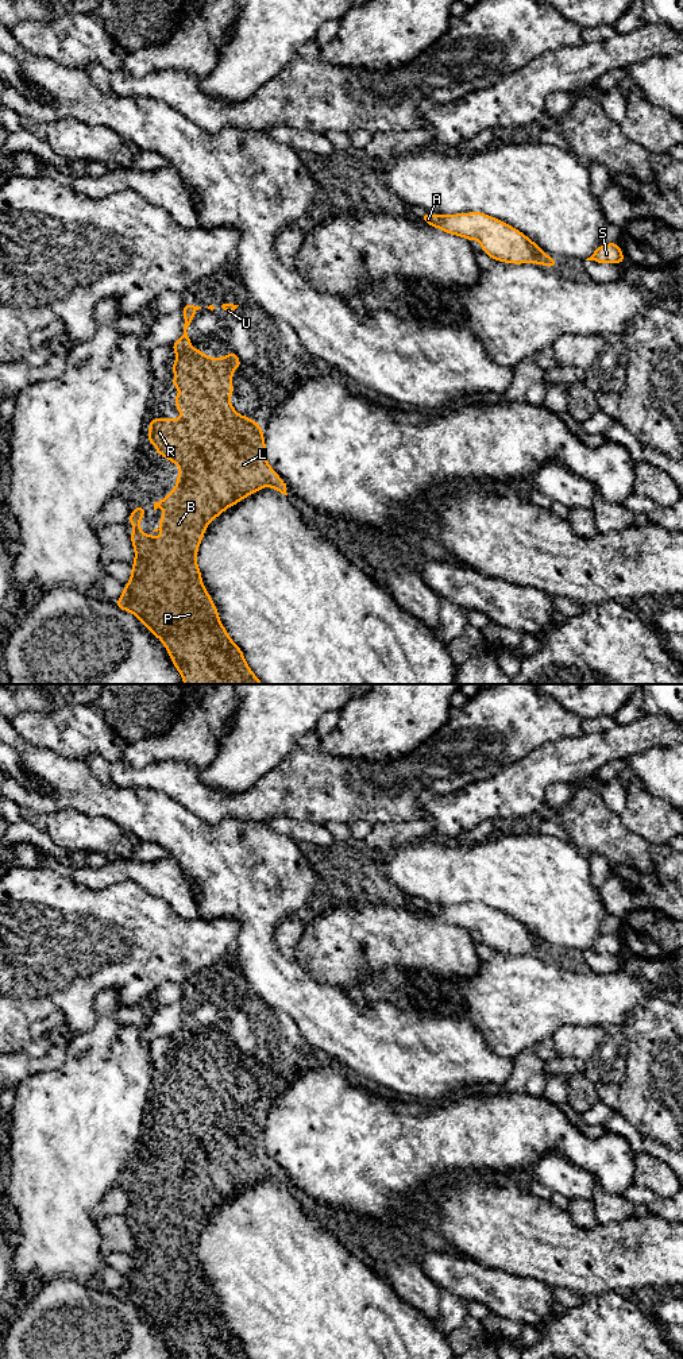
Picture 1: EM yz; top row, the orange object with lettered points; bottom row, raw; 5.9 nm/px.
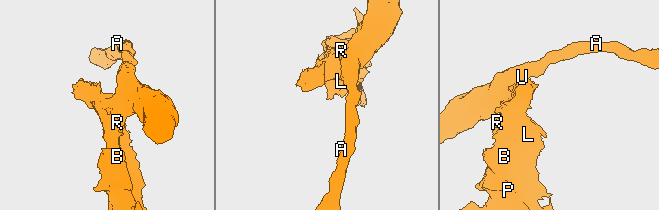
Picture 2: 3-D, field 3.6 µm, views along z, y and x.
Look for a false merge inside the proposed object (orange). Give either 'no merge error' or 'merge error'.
no merge error

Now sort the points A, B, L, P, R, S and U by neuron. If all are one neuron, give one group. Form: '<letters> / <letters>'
A B L P R S U

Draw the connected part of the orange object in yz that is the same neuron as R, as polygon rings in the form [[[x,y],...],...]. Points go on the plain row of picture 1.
[[[188,993],[181,1000],[184,1003],[184,1009],[185,1009],[184,1024],[180,1031],[173,1034],[171,1043],[177,1045],[177,1050],[173,1054],[173,1063],[175,1065],[175,1067],[173,1069],[173,1078],[181,1081],[181,1085],[174,1088],[174,1097],[181,1103],[182,1107],[180,1111],[171,1111],[167,1108],[150,1111],[148,1113],[150,1130],[146,1131],[146,1134],[157,1135],[158,1138],[155,1139],[155,1143],[158,1146],[163,1146],[166,1151],[171,1151],[174,1157],[181,1157],[182,1161],[177,1162],[178,1171],[175,1174],[175,1178],[162,1192],[154,1193],[154,1201],[157,1201],[158,1198],[162,1198],[165,1201],[165,1207],[157,1211],[161,1219],[153,1221],[153,1223],[158,1223],[158,1221],[163,1223],[161,1231],[157,1227],[144,1225],[142,1223],[142,1219],[139,1217],[139,1213],[144,1208],[143,1204],[147,1201],[147,1198],[139,1196],[135,1198],[134,1202],[131,1202],[128,1213],[134,1217],[134,1221],[131,1223],[131,1233],[135,1240],[135,1251],[132,1254],[130,1273],[124,1277],[124,1282],[121,1287],[115,1294],[119,1300],[124,1302],[131,1302],[142,1314],[146,1316],[146,1319],[151,1325],[157,1327],[162,1332],[163,1337],[170,1346],[174,1359],[250,1359],[243,1347],[242,1340],[231,1331],[229,1325],[224,1320],[219,1309],[217,1300],[202,1275],[201,1263],[197,1256],[197,1242],[205,1225],[205,1219],[224,1201],[227,1201],[229,1197],[239,1194],[243,1189],[252,1186],[254,1184],[259,1182],[265,1177],[275,1180],[281,1185],[288,1186],[286,1174],[281,1171],[281,1167],[267,1154],[266,1135],[265,1135],[261,1115],[252,1112],[250,1108],[240,1107],[229,1093],[229,1088],[234,1084],[232,1062],[235,1059],[242,1059],[239,1047],[236,1046],[236,1043],[232,1042],[225,1049],[209,1049],[205,1047],[201,1041],[193,1039],[190,1034],[190,1027],[188,1026],[186,1020],[194,1011],[194,1003],[201,1000],[201,997],[196,997]]]

